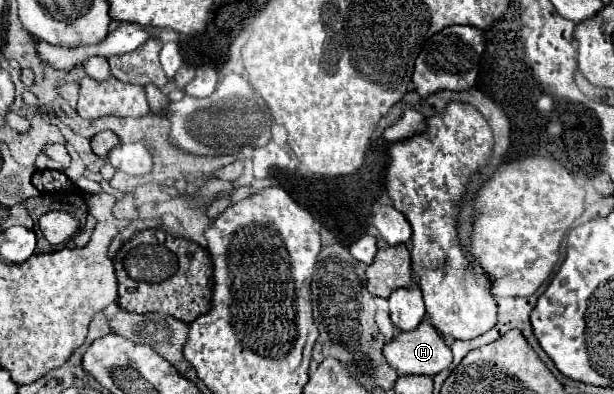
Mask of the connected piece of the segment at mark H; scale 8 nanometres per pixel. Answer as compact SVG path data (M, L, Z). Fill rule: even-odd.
M421 322L411 332L401 332L383 348L383 354L399 374L435 376L453 360L451 348L429 322Z

